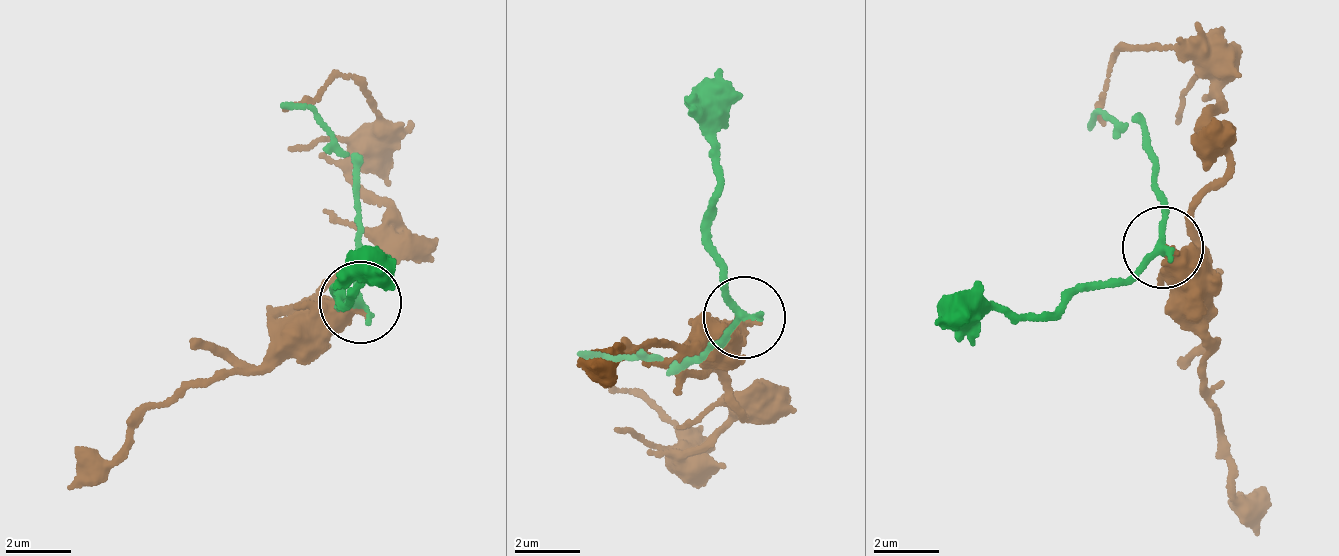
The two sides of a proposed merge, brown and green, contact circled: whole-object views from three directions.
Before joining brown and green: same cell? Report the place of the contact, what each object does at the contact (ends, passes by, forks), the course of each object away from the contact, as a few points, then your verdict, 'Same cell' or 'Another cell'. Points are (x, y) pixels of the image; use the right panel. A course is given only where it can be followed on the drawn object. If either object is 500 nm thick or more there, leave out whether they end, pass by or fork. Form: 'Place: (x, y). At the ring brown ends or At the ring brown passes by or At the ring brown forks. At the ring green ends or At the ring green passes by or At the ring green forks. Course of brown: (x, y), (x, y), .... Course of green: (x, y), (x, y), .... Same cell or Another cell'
Place: (1163, 247). At the ring brown ends. At the ring green passes by. Course of brown: (1164, 250), (1195, 238), (1197, 197), (1229, 169), (1213, 121), (1211, 78), (1173, 56), (1116, 50), (1106, 127). Course of green: (1164, 250), (1058, 308), (976, 305), (935, 321). Same cell

